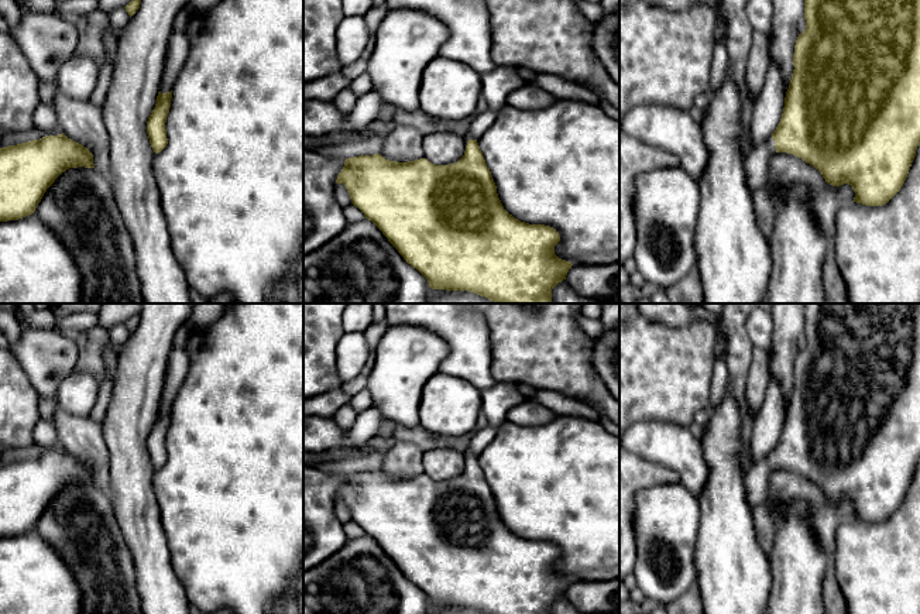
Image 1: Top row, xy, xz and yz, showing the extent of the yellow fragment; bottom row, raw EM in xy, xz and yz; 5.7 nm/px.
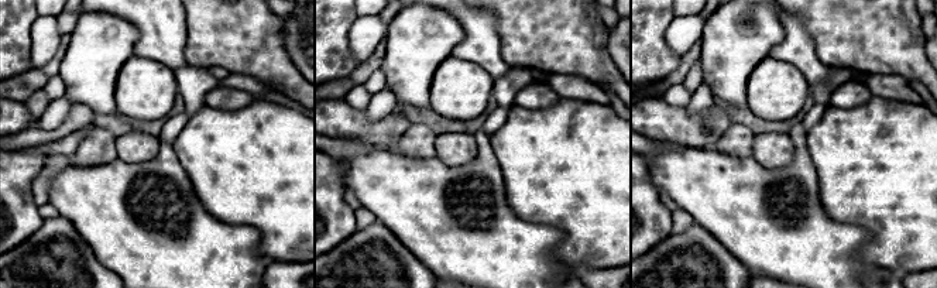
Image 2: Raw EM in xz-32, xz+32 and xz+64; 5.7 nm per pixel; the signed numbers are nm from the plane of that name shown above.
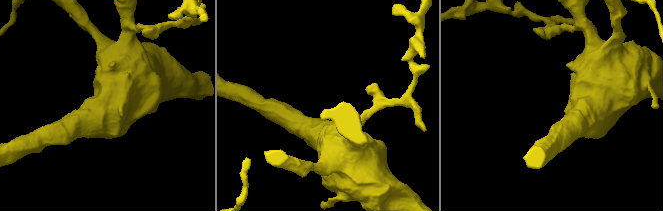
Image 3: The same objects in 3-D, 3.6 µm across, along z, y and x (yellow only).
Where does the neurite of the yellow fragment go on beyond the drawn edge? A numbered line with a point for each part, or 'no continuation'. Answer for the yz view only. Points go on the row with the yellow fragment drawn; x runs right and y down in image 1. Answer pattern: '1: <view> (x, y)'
1: yz (755, 164)

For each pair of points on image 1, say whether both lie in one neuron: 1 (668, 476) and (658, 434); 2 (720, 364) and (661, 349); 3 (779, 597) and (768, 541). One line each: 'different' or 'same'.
1: different
2: different
3: different

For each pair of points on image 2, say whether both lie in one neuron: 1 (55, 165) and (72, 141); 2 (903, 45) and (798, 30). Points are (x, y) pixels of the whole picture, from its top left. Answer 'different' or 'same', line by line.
1: different
2: different

